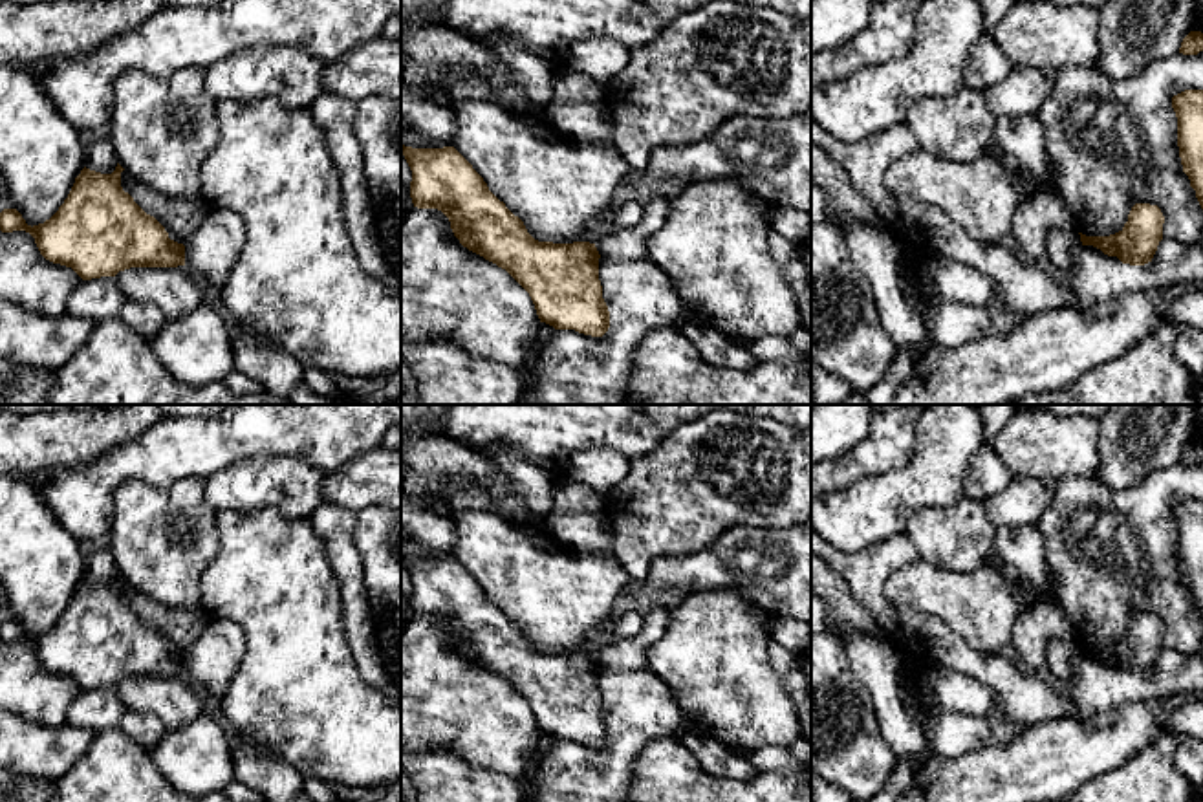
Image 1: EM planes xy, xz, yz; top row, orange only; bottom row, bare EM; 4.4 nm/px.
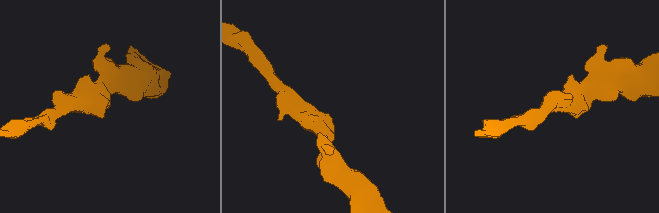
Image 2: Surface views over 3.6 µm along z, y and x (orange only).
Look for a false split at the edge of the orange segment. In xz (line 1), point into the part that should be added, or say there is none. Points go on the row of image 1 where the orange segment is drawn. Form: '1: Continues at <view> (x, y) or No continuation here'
1: No continuation here

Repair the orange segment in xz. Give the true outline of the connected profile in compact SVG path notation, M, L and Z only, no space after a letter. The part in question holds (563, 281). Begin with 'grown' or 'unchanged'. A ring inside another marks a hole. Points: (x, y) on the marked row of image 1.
unchanged; M401 145L401 156L412 170L414 207L441 211L463 247L505 269L529 293L540 322L591 337L608 331L595 244L535 240L454 146Z

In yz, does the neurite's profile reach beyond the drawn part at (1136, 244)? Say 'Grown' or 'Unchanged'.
Unchanged

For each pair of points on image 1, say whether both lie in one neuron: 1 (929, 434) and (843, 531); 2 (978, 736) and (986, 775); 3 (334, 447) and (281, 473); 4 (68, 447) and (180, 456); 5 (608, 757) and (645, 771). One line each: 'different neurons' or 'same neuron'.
1: same neuron
2: different neurons
3: different neurons
4: different neurons
5: different neurons

